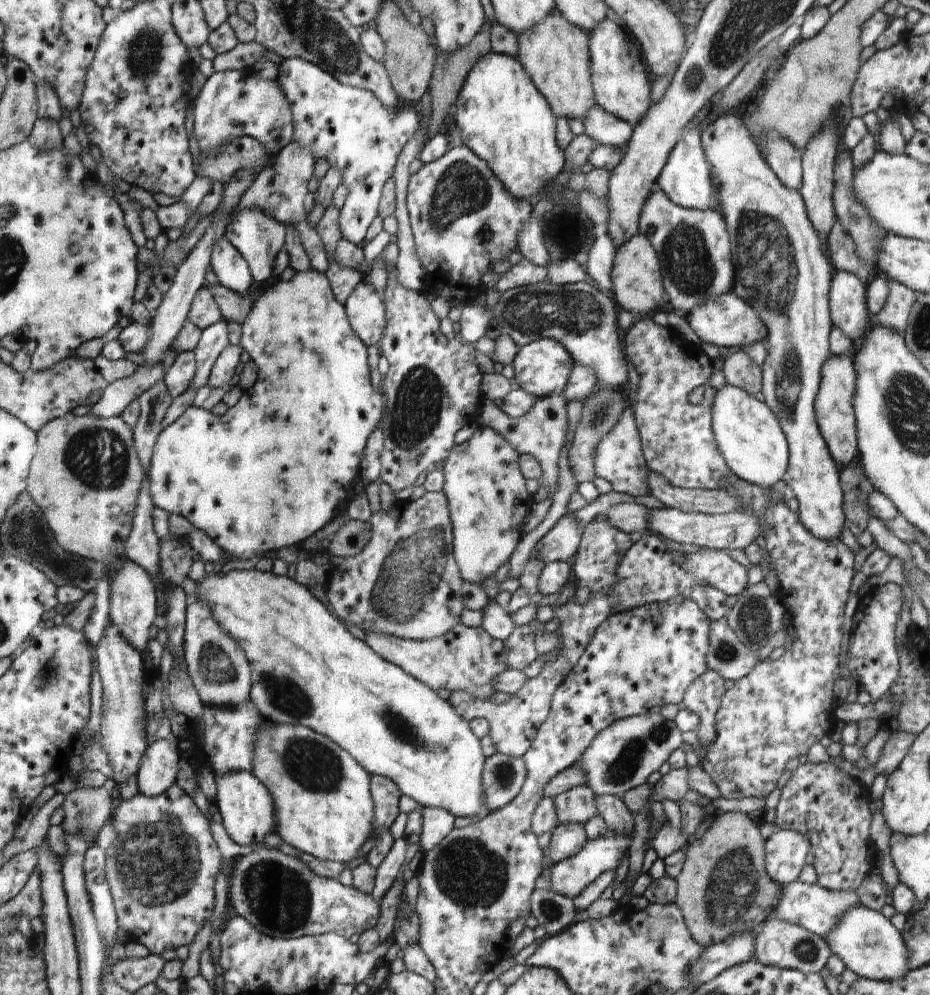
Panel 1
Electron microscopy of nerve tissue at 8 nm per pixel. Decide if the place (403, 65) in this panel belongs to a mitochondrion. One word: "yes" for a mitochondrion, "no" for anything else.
no

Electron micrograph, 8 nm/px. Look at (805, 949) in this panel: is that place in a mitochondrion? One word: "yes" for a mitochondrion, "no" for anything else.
yes

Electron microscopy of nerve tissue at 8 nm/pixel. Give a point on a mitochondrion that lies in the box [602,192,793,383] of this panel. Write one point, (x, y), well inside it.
(686, 257)

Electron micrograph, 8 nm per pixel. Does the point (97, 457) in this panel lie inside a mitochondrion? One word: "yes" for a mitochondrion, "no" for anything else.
yes

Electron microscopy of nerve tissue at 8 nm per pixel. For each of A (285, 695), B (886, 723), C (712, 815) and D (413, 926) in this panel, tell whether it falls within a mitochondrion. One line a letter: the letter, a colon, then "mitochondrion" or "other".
A: mitochondrion
B: other
C: other
D: other

